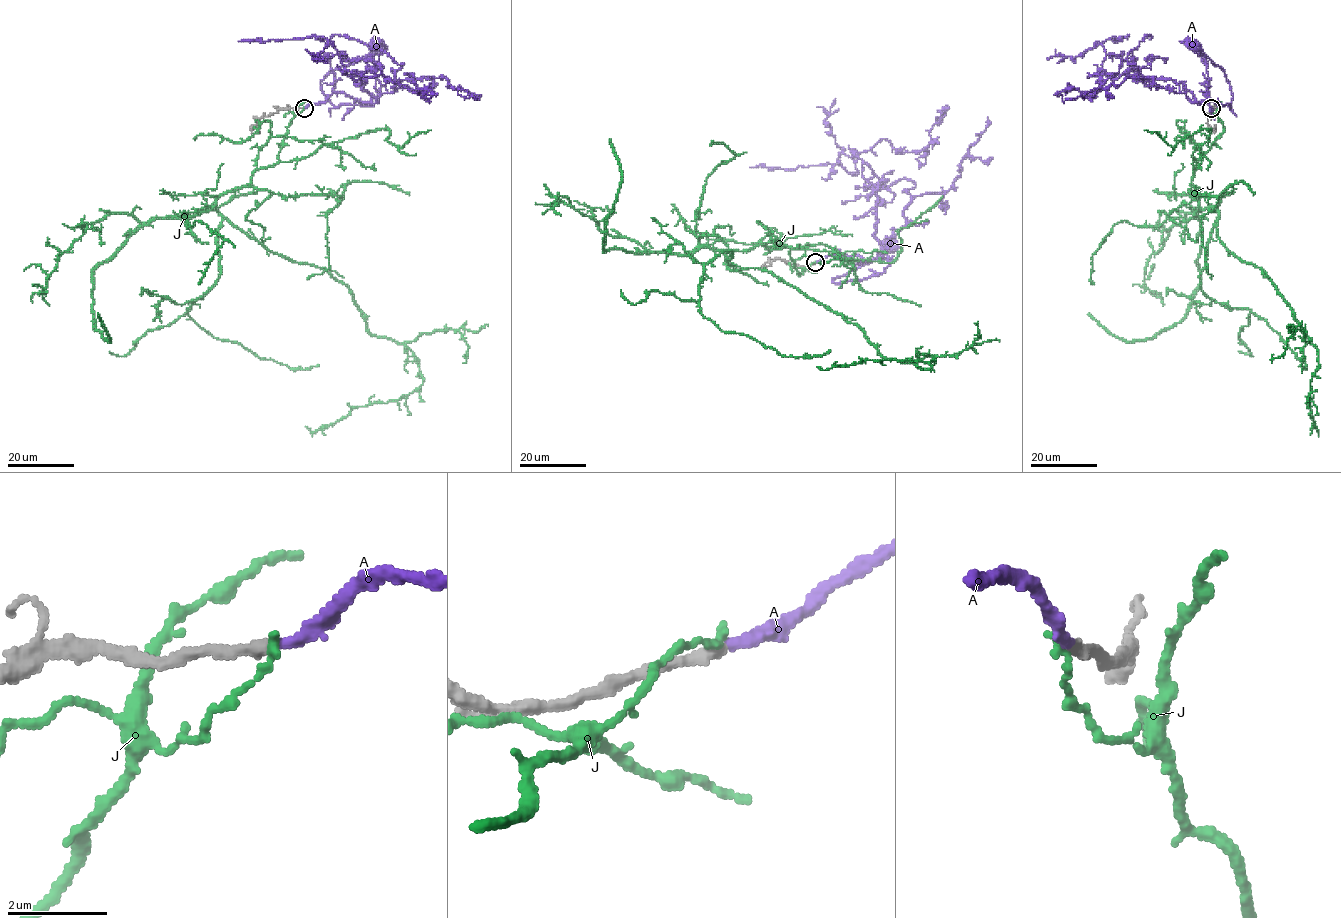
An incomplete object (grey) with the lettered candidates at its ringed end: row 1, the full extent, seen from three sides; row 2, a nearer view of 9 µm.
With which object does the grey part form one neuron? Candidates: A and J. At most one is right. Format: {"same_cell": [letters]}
{"same_cell": ["A"]}

